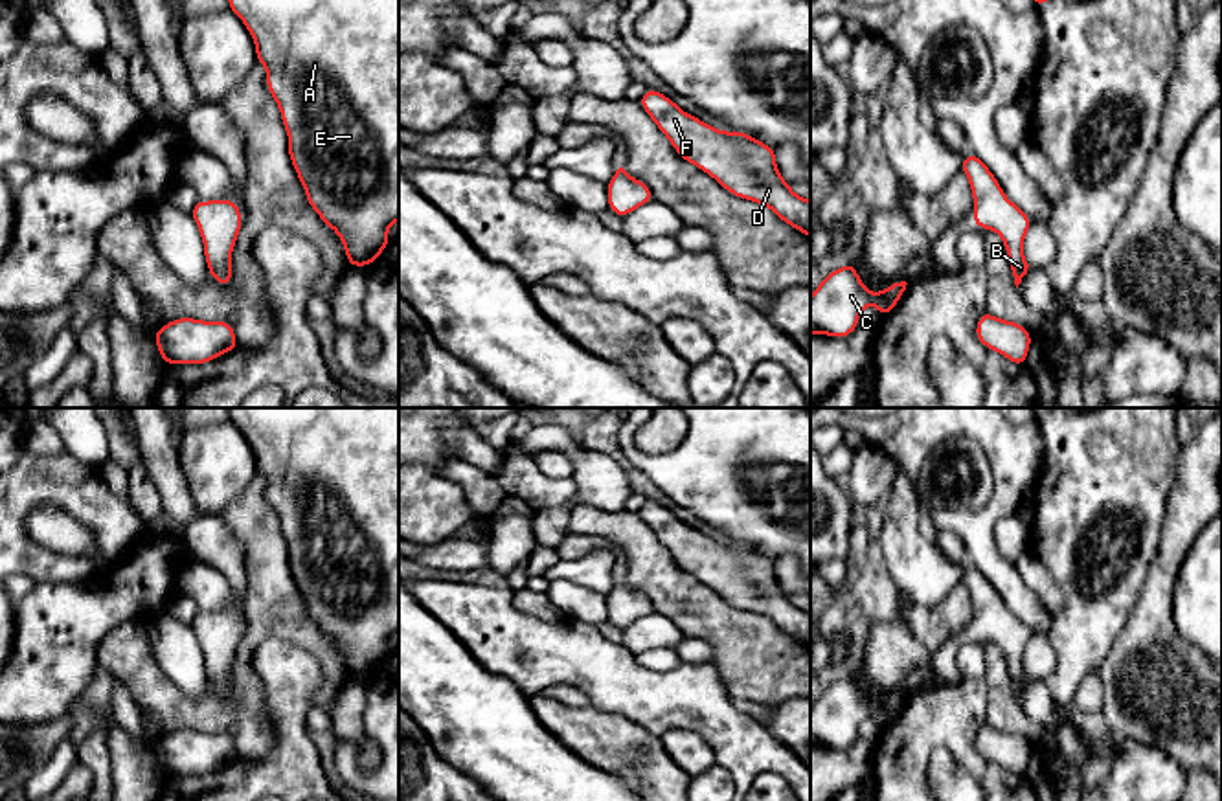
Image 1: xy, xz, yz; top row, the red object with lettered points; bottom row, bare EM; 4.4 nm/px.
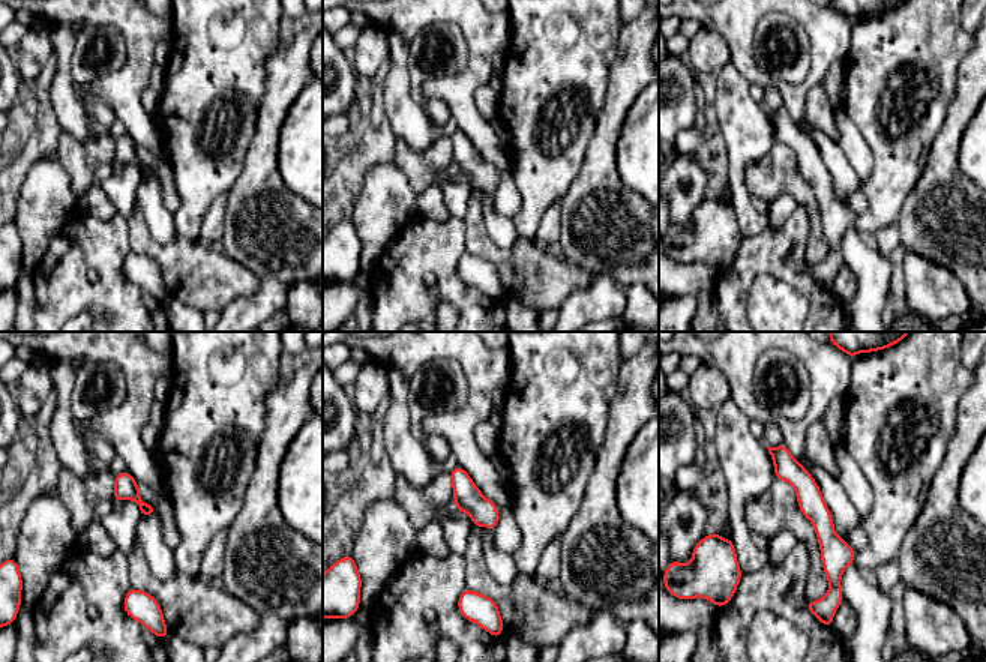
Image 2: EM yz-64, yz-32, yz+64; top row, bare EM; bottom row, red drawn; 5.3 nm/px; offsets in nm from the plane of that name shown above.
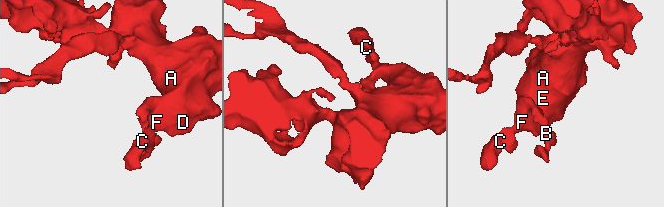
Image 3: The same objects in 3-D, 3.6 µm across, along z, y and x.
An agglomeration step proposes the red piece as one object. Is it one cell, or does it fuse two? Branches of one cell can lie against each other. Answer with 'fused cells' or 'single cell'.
single cell

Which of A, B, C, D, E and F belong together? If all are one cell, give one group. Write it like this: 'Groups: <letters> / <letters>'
Groups: A B C D E F

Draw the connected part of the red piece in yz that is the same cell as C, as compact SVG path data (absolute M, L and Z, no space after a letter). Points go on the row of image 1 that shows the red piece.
M853 263L827 274L810 296L810 334L849 336L866 307L875 305L884 318L899 303L906 285L893 283L873 294L860 281Z

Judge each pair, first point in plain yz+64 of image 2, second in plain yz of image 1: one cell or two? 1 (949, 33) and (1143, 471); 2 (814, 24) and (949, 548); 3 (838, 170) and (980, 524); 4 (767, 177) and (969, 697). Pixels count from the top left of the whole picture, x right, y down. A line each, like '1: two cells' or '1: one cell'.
1: one cell
2: two cells
3: one cell
4: two cells

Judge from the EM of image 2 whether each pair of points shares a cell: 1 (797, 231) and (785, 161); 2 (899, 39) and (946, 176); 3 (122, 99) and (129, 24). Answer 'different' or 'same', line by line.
1: different
2: different
3: same

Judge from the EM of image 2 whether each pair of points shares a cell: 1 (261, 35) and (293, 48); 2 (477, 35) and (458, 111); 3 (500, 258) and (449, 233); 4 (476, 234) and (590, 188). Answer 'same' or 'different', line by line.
1: different
2: same
3: different
4: different

